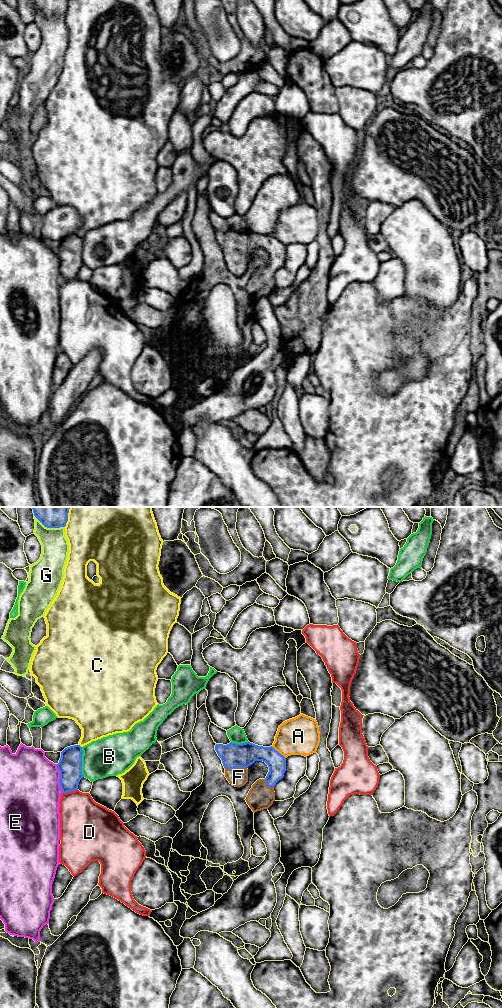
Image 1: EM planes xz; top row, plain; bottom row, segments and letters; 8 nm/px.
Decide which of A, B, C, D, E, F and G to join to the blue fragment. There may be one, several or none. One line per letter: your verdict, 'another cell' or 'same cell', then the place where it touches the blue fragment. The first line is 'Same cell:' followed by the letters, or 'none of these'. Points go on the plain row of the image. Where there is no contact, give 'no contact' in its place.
Same cell: F
A: another cell | xz (277, 239)
B: another cell | xz (81, 250)
C: another cell | xz (67, 7)
D: another cell | xz (69, 279)
E: another cell | xz (60, 266)
F: same cell | xz (235, 255)
G: another cell | xz (49, 15)

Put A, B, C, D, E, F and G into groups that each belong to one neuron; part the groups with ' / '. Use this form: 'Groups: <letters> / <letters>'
Groups: A / B / C / D / E / F / G

